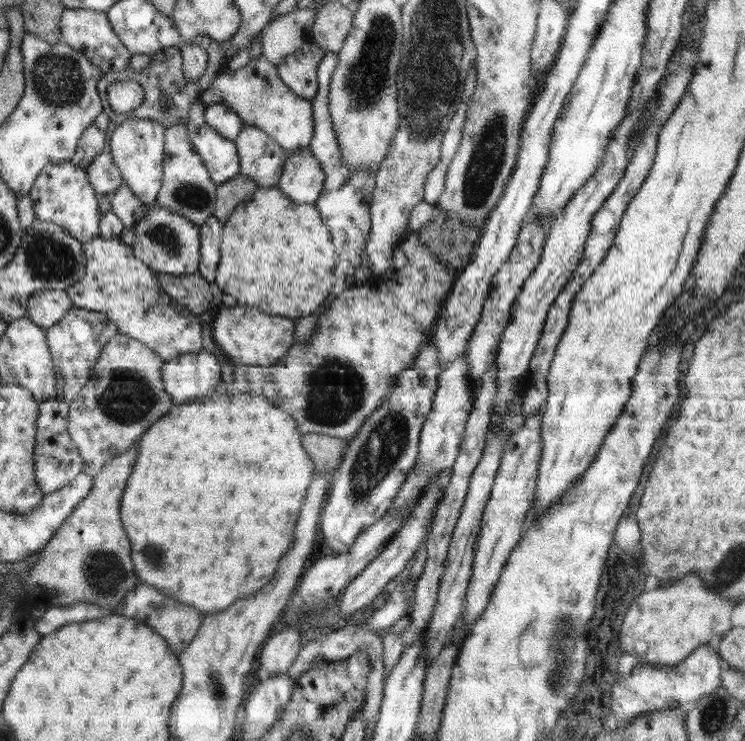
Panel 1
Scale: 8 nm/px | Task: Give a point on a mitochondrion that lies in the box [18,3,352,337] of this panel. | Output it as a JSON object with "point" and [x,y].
{"point":[56,79]}

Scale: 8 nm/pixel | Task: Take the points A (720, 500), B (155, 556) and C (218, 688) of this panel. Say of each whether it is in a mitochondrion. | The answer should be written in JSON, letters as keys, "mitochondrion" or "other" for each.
{"A":"other","B":"mitochondrion","C":"mitochondrion"}

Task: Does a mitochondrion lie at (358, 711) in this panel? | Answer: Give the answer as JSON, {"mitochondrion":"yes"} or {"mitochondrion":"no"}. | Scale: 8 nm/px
{"mitochondrion":"no"}

